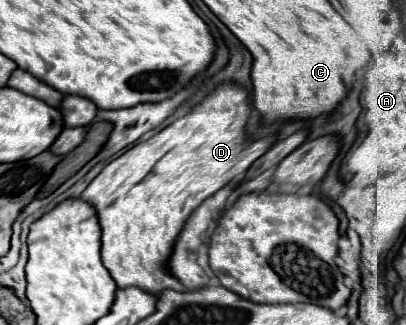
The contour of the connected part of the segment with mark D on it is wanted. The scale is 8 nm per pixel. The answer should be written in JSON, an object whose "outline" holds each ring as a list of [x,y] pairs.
{"outline":[[[222,82],[202,102],[198,102],[188,114],[174,120],[170,126],[154,134],[150,140],[134,144],[128,152],[112,160],[82,192],[100,218],[102,226],[102,262],[116,280],[118,288],[140,286],[152,294],[160,294],[166,288],[184,292],[184,286],[166,272],[166,260],[172,252],[174,240],[178,238],[188,216],[208,196],[220,190],[224,184],[244,174],[254,160],[258,160],[274,142],[276,136],[260,140],[246,140],[246,122],[250,118],[248,90],[236,82]]]}

